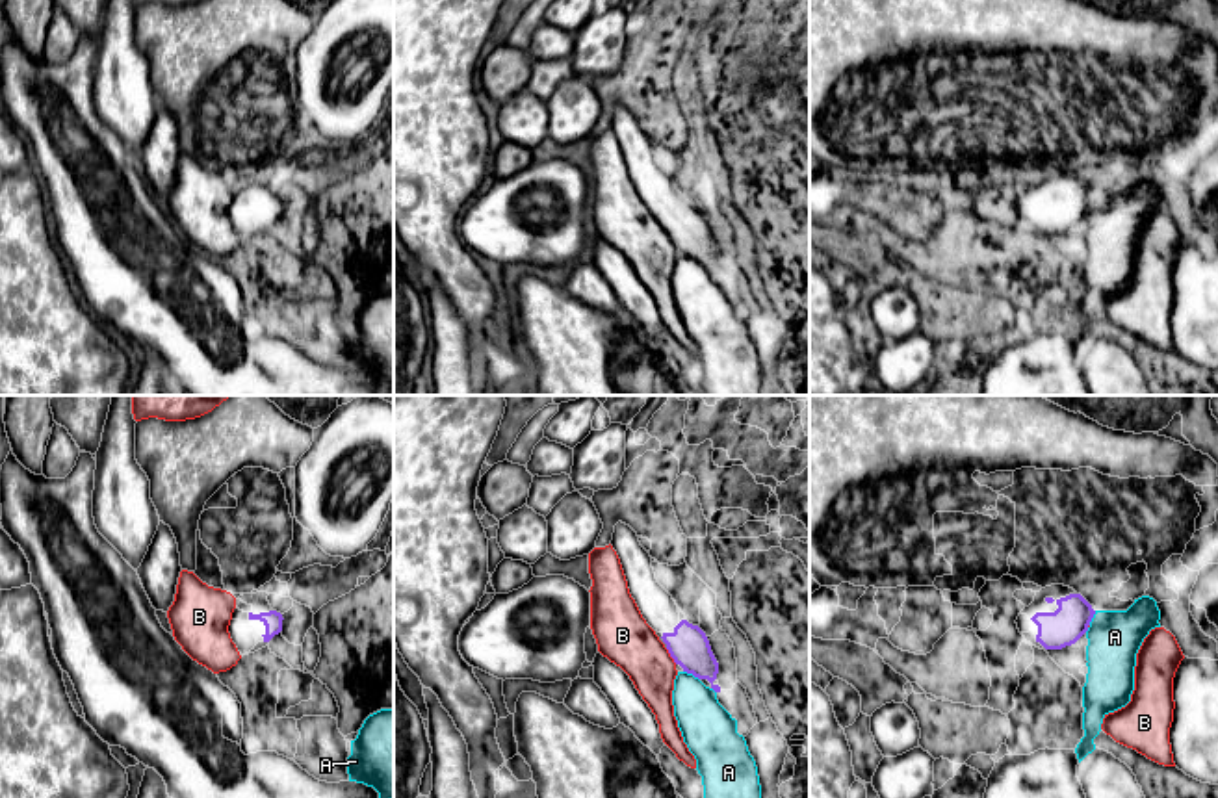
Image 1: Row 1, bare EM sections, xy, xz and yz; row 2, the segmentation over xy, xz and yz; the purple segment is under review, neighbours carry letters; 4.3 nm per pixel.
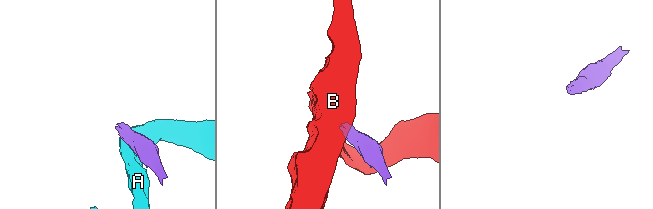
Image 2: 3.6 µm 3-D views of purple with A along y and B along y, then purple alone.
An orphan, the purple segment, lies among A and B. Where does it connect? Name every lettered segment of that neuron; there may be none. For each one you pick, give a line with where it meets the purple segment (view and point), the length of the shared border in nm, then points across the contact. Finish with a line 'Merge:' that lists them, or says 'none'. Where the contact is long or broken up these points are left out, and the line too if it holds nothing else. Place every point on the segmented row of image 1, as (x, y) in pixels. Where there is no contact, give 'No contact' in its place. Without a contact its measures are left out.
Merge: none

